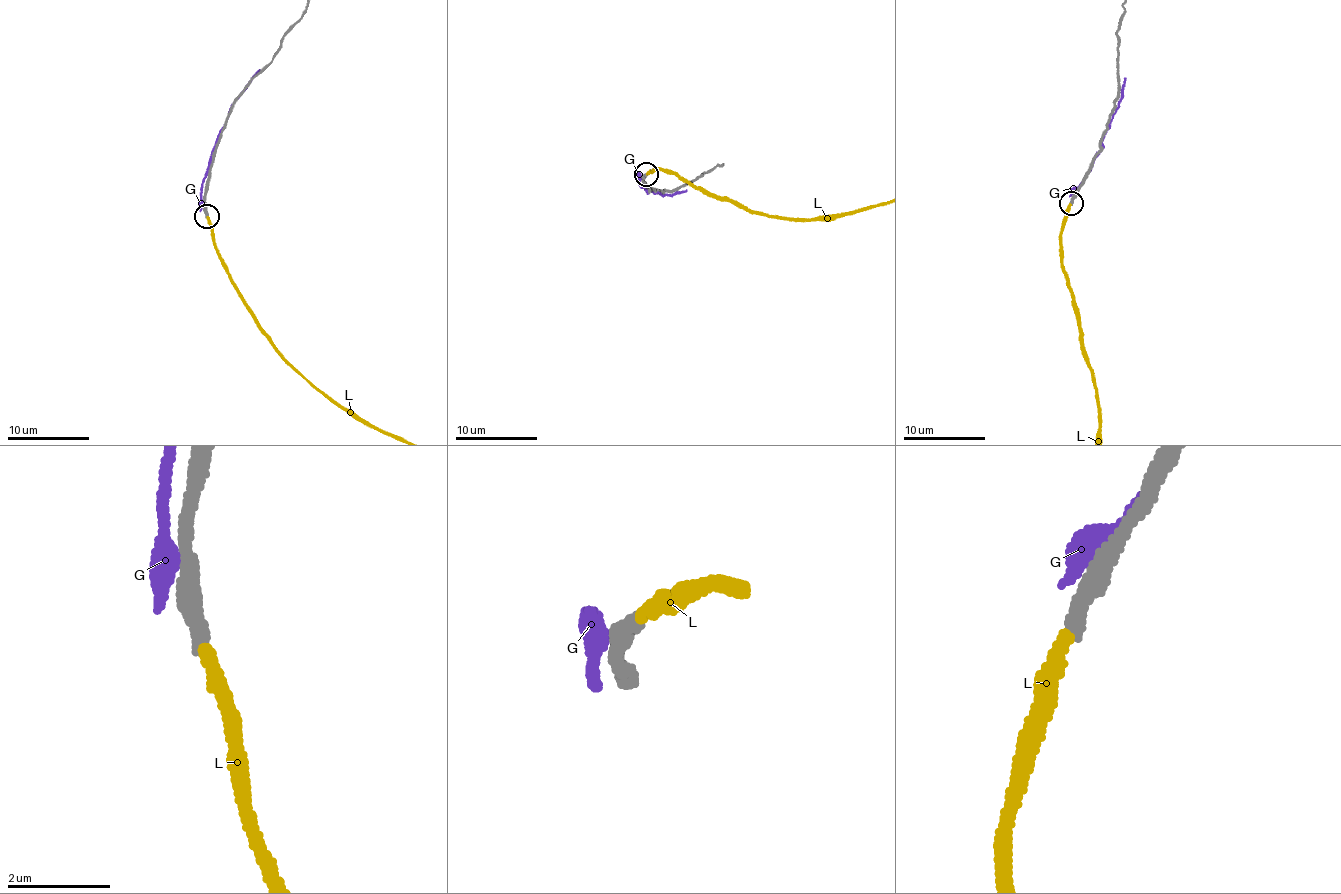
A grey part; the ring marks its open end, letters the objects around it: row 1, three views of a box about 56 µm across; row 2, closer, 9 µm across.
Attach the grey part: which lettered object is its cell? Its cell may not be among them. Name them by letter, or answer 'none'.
L

